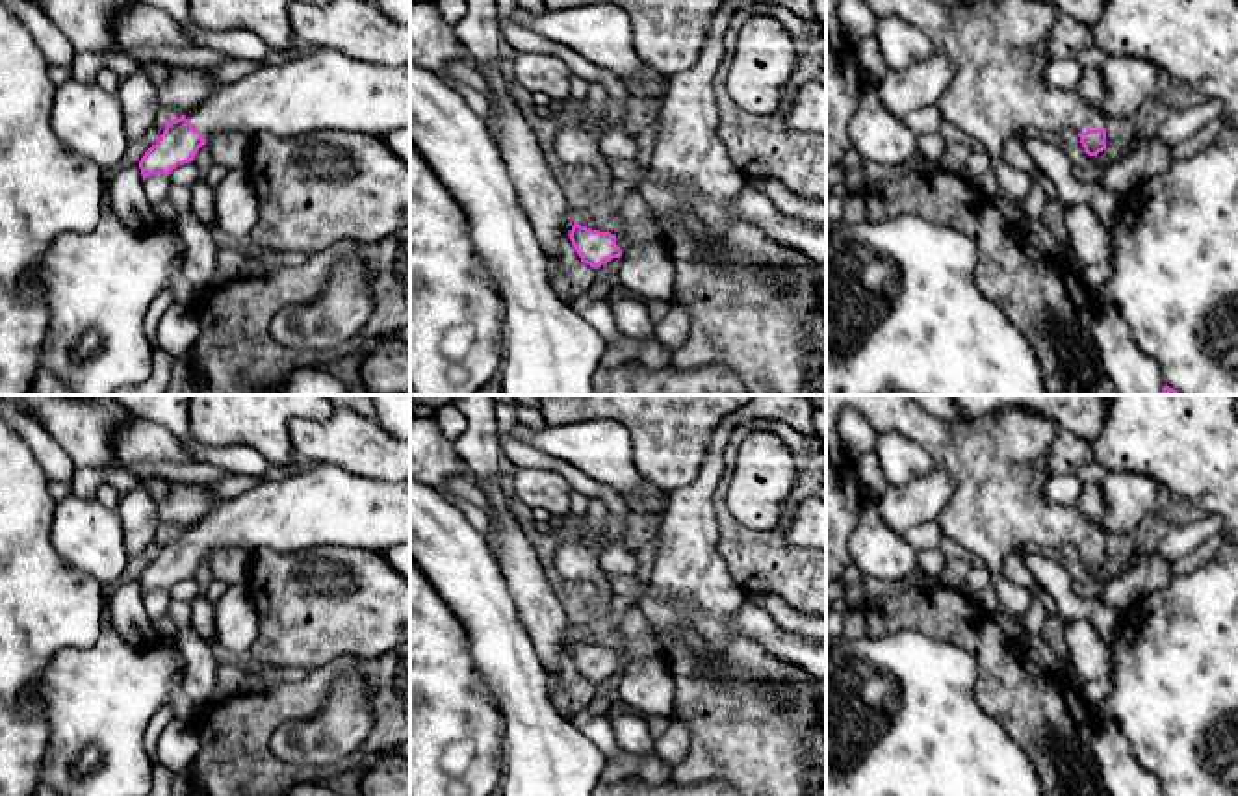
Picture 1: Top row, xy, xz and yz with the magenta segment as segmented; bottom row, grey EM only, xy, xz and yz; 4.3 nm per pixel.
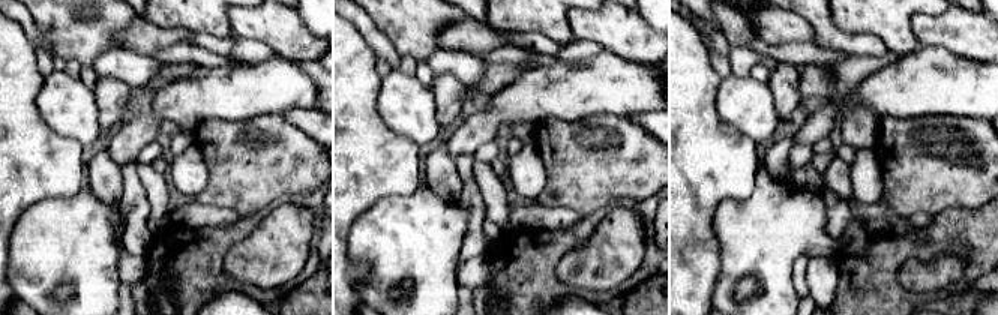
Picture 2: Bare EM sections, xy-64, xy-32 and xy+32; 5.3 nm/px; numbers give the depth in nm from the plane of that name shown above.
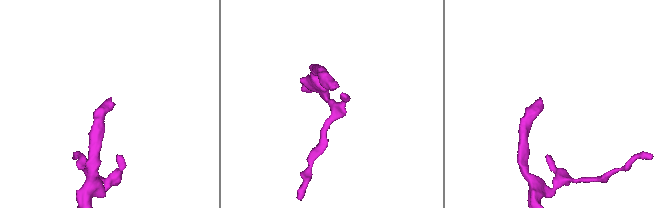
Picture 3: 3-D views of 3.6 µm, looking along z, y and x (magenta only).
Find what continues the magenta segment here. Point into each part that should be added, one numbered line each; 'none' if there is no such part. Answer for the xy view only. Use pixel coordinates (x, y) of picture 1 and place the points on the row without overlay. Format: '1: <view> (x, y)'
1: xy (325, 505)

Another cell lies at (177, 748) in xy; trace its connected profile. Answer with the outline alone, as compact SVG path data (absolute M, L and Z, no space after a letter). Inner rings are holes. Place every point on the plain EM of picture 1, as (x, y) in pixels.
M174 718L156 742L156 757L173 774L184 772L199 755L199 738L189 720Z

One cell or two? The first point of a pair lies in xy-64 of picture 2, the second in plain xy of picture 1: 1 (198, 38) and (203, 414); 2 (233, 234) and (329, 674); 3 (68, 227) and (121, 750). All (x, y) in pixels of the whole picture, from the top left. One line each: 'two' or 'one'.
1: two
2: one
3: one

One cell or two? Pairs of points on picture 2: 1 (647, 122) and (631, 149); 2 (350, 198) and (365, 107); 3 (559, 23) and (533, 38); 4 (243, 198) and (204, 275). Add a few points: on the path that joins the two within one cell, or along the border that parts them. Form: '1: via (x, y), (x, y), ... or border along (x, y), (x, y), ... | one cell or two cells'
1: border along (629, 116), (653, 137) | two cells
2: via (350, 176), (350, 129) | one cell
3: border along (518, 33), (541, 32), (563, 45) | two cells
4: border along (261, 209), (240, 218) | two cells

